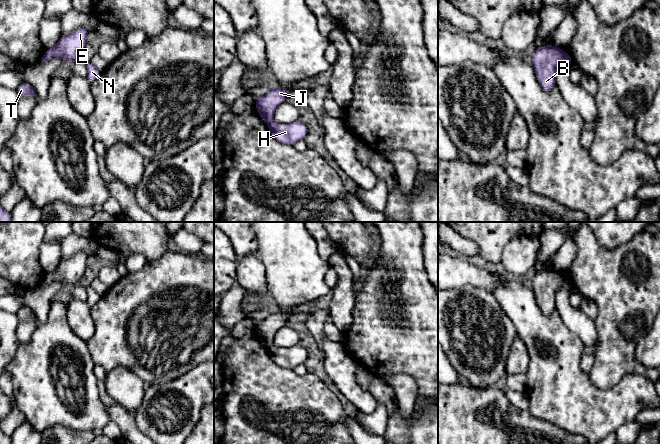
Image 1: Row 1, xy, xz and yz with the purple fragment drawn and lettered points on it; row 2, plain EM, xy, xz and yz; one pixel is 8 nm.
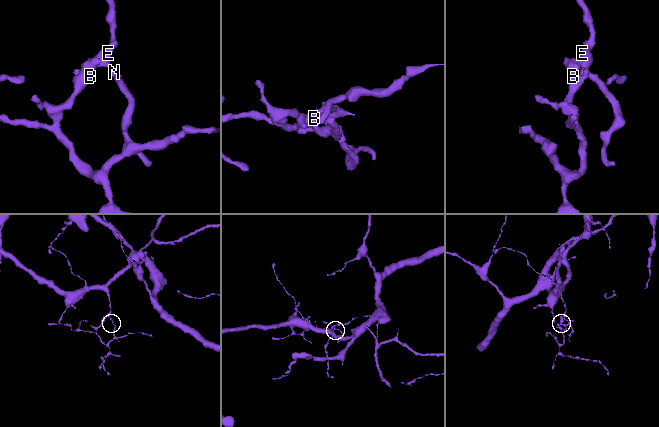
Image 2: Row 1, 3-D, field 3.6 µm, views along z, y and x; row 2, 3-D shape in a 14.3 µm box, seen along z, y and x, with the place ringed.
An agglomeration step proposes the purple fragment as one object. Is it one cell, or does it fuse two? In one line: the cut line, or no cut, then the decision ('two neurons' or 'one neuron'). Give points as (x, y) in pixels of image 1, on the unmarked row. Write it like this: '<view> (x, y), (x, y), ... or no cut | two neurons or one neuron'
yz (563, 276), (564, 284) | two neurons

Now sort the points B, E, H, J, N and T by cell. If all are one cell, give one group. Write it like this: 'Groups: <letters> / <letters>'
Groups: B J T / E H N

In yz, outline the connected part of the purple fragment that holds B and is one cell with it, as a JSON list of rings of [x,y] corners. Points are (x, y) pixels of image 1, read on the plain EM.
[[[544,268],[535,273],[531,280],[537,304],[541,312],[547,316],[556,309],[556,291],[564,285],[564,276],[561,272]]]

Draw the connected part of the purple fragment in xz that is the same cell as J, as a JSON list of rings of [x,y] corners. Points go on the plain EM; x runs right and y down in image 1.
[[[273,311],[266,319],[256,321],[257,337],[267,348],[273,346],[276,332],[282,328],[291,314],[289,312]]]

